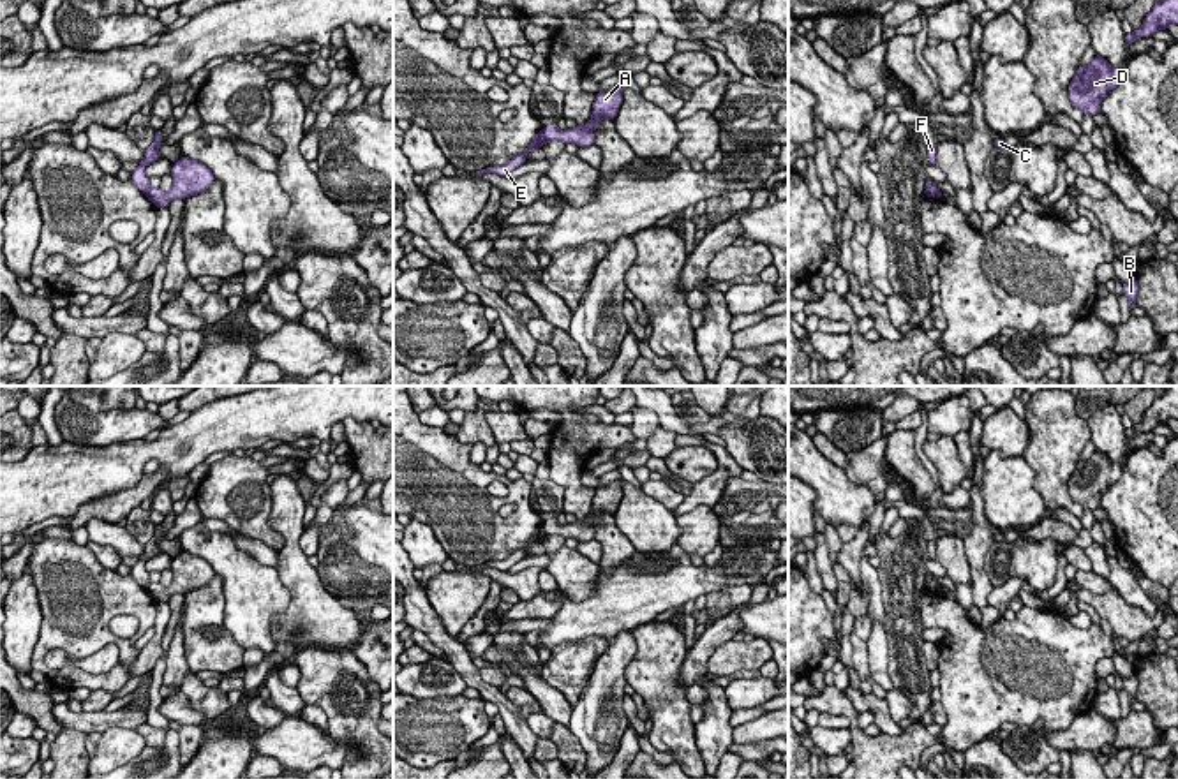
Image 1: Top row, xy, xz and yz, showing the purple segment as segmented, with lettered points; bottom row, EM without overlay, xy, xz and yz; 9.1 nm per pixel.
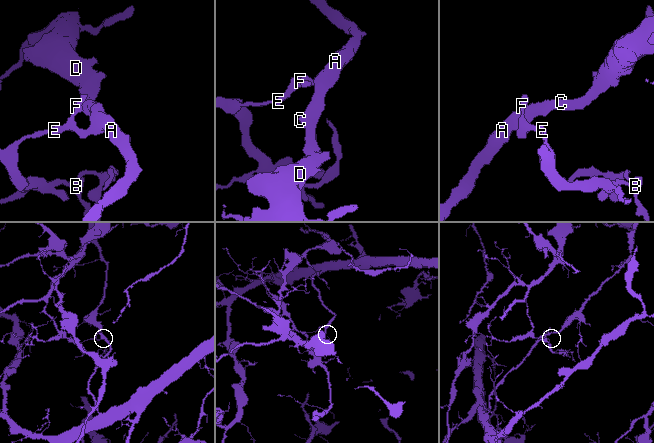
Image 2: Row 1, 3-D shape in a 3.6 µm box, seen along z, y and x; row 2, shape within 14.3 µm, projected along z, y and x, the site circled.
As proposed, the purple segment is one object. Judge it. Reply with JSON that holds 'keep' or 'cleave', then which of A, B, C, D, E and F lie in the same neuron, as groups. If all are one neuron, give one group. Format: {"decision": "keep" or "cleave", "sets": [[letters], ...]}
{"decision": "cleave", "sets": [["A", "C", "D"], ["B", "E", "F"]]}

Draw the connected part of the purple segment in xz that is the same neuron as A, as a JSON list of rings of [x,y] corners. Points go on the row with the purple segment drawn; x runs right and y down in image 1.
[[[623,85],[610,86],[605,92],[598,92],[593,102],[593,116],[591,120],[575,129],[561,130],[555,123],[543,127],[543,136],[547,141],[559,139],[563,143],[573,143],[580,146],[594,145],[594,132],[593,127],[600,123],[603,118],[615,120],[619,108],[623,104]]]

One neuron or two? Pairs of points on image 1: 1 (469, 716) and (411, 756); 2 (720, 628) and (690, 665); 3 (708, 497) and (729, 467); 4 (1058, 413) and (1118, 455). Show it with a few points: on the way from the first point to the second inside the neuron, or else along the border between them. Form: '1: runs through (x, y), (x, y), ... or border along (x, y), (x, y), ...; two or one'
1: runs through (464, 735), (448, 755), (431, 756); one
2: runs through (713, 637), (699, 656); one
3: runs through (709, 490), (723, 474); one
4: border along (1087, 422), (1092, 439); two

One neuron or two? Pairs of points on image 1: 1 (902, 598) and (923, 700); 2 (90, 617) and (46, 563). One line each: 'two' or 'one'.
1: one
2: one

